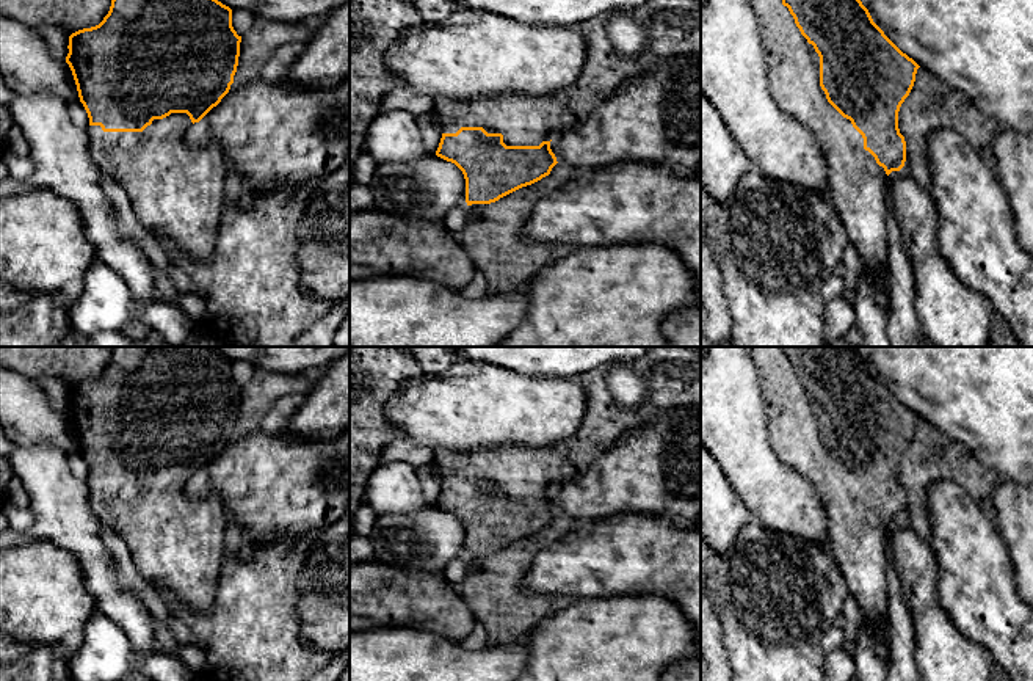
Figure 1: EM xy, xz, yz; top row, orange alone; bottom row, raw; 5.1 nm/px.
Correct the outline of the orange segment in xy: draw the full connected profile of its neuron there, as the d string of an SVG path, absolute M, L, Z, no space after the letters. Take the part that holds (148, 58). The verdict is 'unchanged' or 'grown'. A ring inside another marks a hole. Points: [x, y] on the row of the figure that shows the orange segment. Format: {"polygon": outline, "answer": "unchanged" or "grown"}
{"polygon": "M111 0L110 11L103 20L96 27L72 33L67 46L69 53L66 63L72 71L80 102L89 118L88 137L94 163L124 188L140 224L150 235L171 239L187 256L204 262L208 262L215 253L216 231L224 202L227 163L219 144L213 143L204 147L191 147L185 141L185 132L190 126L199 122L229 93L238 66L240 42L241 36L238 36L232 27L232 9L218 0Z", "answer": "grown"}

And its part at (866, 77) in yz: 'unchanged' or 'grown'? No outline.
grown

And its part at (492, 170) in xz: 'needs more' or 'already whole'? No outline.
needs more

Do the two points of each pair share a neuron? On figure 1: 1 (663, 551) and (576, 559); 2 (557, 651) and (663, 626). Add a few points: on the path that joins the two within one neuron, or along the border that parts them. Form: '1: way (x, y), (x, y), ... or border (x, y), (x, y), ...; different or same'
1: way (641, 554), (598, 559); same
2: way (583, 651), (612, 651), (637, 637); same

